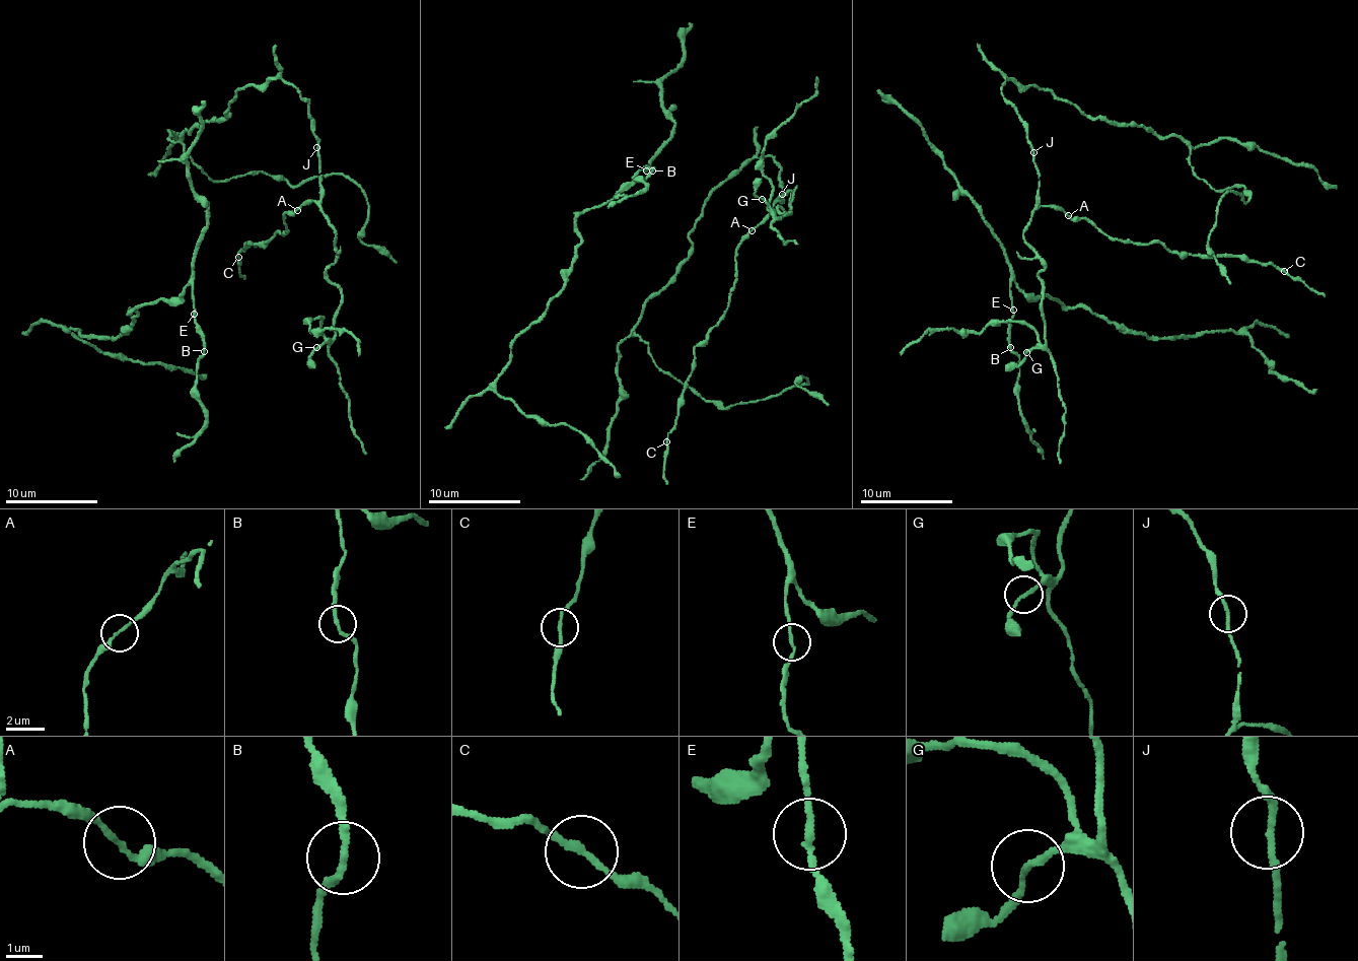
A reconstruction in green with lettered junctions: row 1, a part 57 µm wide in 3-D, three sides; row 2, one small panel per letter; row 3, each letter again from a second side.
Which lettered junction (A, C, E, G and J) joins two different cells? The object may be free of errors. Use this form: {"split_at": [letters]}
{"split_at": []}

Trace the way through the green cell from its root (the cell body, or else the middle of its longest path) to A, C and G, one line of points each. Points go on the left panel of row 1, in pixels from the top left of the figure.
A: (336, 251), (332, 223), (317, 202), (305, 201), (297, 209)
C: (336, 251), (328, 216), (317, 202), (305, 201), (283, 215), (284, 234), (248, 243), (238, 257)
G: (336, 251), (337, 262), (327, 269), (327, 275), (341, 291), (341, 305), (335, 319), (334, 337), (316, 347)

